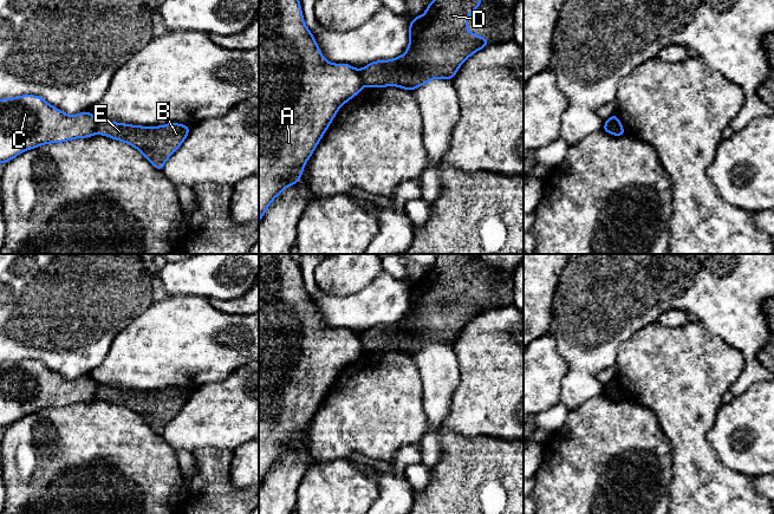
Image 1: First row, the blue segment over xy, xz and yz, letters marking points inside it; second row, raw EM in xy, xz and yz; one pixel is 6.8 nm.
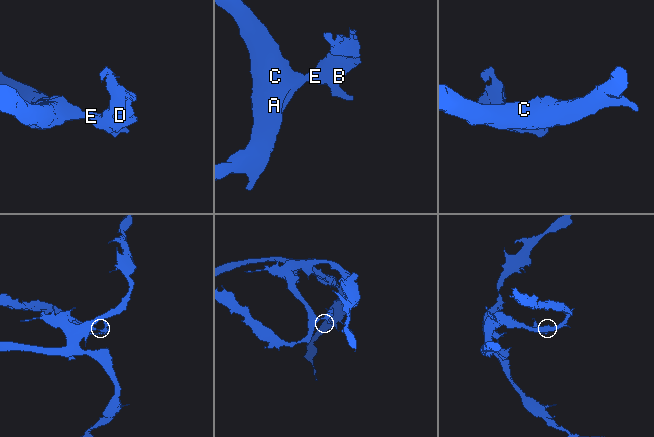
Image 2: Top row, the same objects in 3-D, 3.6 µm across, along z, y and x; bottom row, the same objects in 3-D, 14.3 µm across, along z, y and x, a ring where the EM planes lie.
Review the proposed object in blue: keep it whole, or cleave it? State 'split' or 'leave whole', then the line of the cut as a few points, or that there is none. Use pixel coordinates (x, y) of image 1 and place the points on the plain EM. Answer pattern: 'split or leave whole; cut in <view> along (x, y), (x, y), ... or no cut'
split; cut in xz along (358, 334), (364, 350)

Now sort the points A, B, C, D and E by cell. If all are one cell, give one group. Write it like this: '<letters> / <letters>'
A C / B D E

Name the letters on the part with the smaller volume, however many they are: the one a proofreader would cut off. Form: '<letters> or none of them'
B, D, E

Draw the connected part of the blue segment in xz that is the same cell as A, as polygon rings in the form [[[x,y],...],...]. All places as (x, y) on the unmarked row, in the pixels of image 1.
[[[259,254],[259,488],[271,467],[285,453],[294,450],[300,444],[306,427],[332,388],[337,376],[357,360],[363,352],[359,334],[349,328],[332,328],[323,321],[313,299],[305,289],[299,262],[290,254]]]

